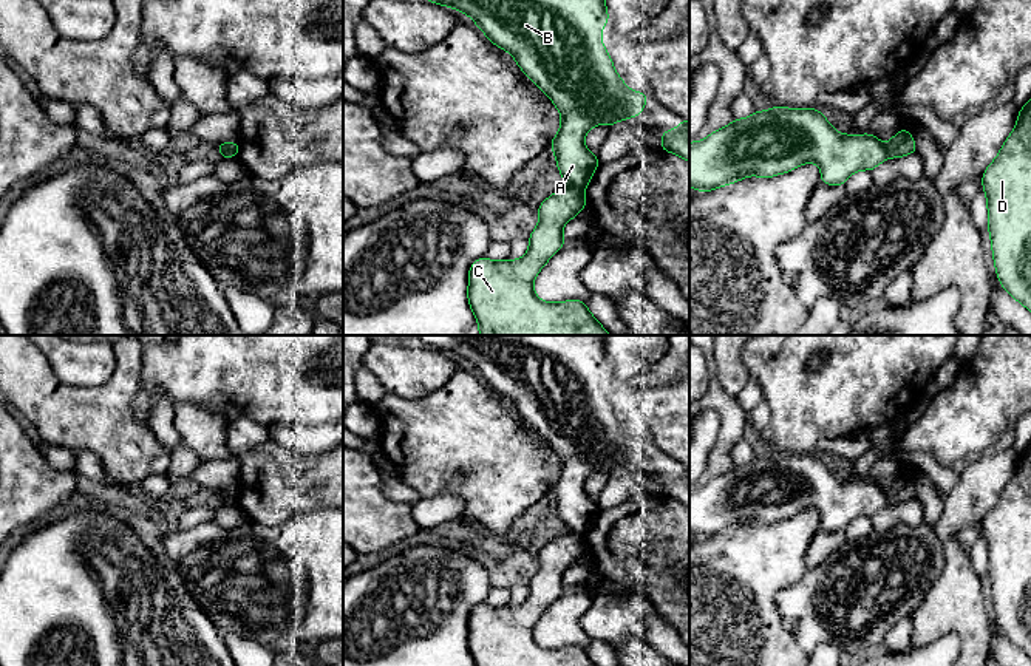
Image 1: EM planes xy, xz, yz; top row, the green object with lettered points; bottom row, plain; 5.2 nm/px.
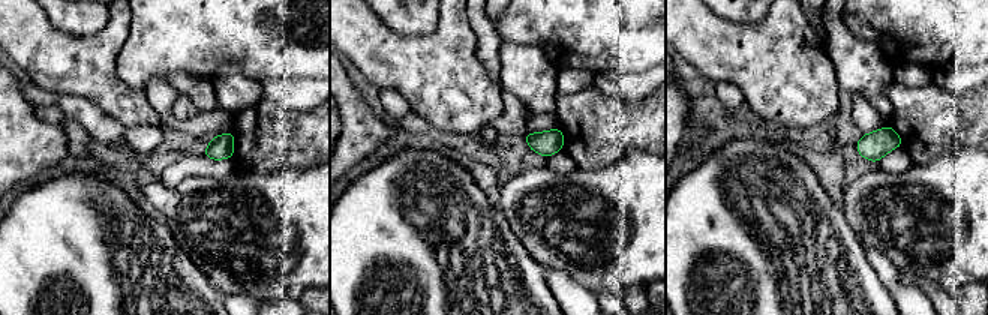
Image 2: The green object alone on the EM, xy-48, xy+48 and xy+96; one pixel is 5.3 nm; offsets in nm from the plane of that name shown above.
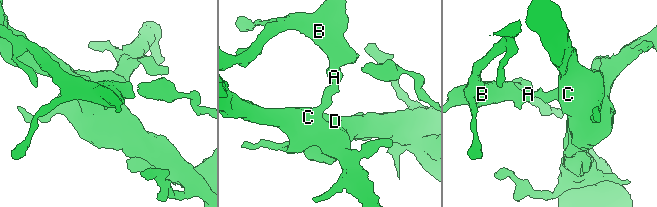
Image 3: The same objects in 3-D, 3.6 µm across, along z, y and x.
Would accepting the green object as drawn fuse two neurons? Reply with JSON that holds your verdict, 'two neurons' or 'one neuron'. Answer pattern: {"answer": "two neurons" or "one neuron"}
{"answer": "two neurons"}

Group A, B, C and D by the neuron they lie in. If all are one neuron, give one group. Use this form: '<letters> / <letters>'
A B / C D

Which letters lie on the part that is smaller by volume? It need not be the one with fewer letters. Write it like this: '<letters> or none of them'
A, B

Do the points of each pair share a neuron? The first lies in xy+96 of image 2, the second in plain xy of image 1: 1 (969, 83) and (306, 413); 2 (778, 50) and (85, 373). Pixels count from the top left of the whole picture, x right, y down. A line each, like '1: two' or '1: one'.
1: two
2: two

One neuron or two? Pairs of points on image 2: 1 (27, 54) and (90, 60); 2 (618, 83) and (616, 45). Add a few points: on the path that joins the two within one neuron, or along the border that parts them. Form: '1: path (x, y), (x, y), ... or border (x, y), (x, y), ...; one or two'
1: path (42, 54), (54, 62), (75, 62); one
2: border (649, 68), (640, 72), (597, 72), (594, 75); two

